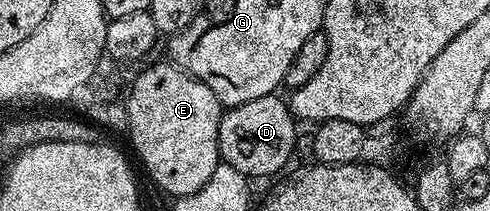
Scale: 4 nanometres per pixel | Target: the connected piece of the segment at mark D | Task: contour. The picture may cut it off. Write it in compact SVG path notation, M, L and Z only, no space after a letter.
M270 95L251 99L251 103L234 105L226 108L221 115L219 123L219 139L217 140L217 152L220 160L226 165L235 167L243 176L256 179L256 177L269 177L272 173L277 173L285 164L290 163L294 156L296 139L299 134L299 125L284 100L280 101L280 96Z

